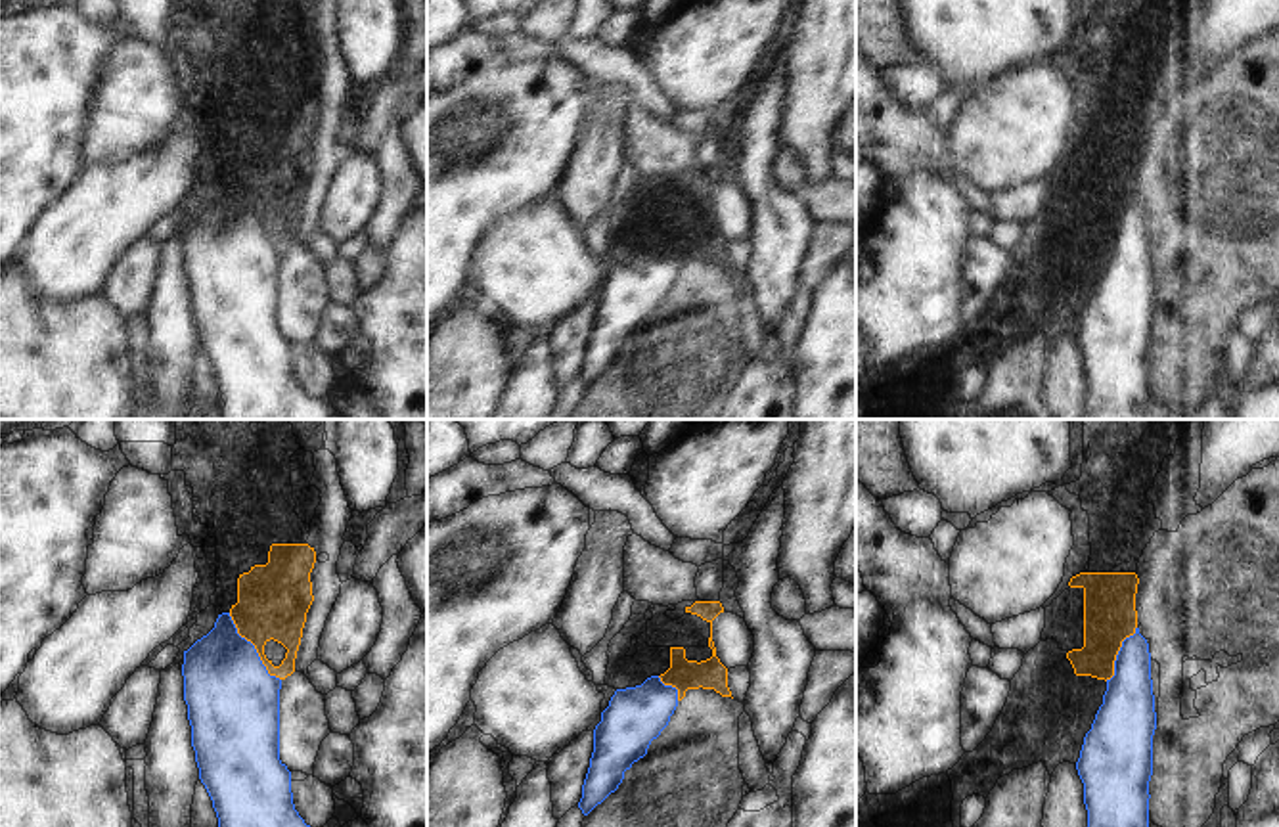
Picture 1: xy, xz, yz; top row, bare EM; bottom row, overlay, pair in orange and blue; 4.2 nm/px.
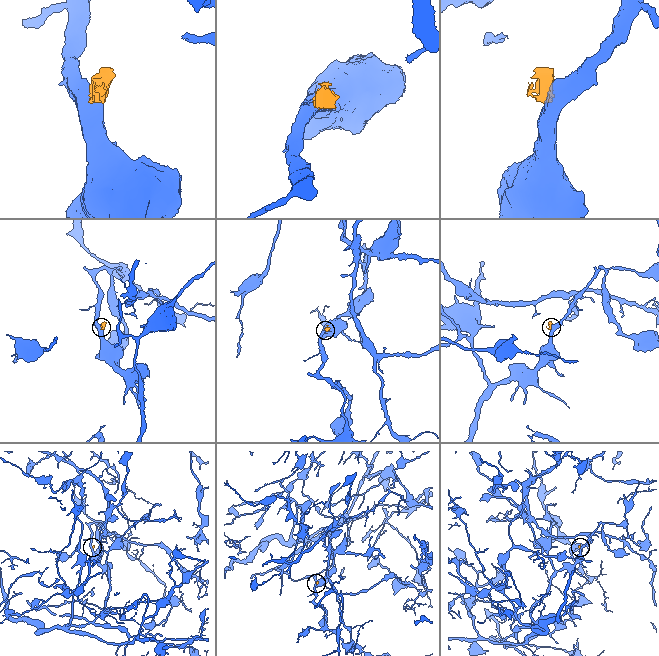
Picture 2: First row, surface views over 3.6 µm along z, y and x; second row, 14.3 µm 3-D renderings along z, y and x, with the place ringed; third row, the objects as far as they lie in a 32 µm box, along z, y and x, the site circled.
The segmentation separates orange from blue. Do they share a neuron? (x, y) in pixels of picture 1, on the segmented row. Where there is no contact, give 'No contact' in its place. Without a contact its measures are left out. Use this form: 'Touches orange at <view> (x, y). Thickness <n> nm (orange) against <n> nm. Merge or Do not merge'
Touches orange at xy (255, 648). Thickness 300 nm (orange) against 380 nm. Do not merge.

